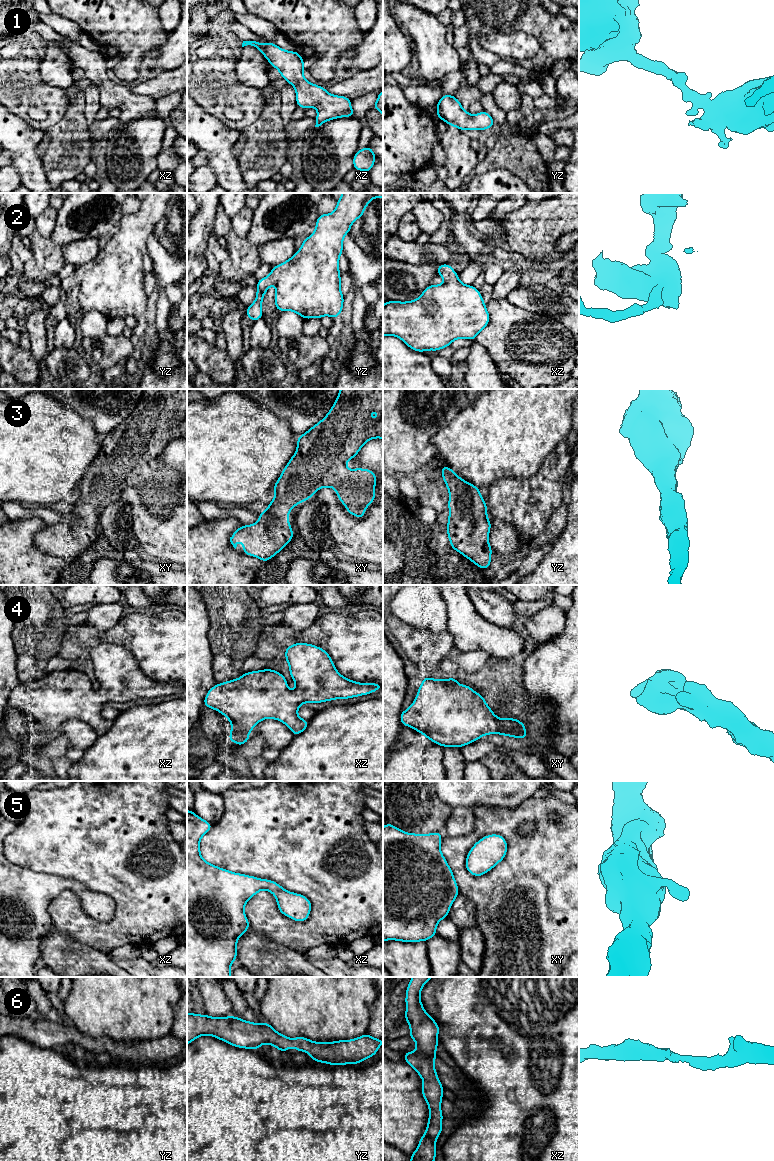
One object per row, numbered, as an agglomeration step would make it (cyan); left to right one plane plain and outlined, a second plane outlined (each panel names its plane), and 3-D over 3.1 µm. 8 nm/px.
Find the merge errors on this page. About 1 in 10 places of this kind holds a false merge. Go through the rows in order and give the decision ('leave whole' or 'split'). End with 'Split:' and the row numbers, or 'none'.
1: leave whole
2: leave whole
3: leave whole
4: leave whole
5: leave whole
6: leave whole
Split: none

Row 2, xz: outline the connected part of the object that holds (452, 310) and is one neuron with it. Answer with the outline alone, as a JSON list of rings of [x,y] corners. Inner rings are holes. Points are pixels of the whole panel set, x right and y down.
[[[451,264],[437,265],[438,275],[444,278],[440,285],[427,286],[420,297],[407,302],[388,300],[383,305],[383,337],[392,335],[417,352],[439,351],[455,339],[475,340],[490,322],[490,315],[482,295],[473,285],[463,284]]]

